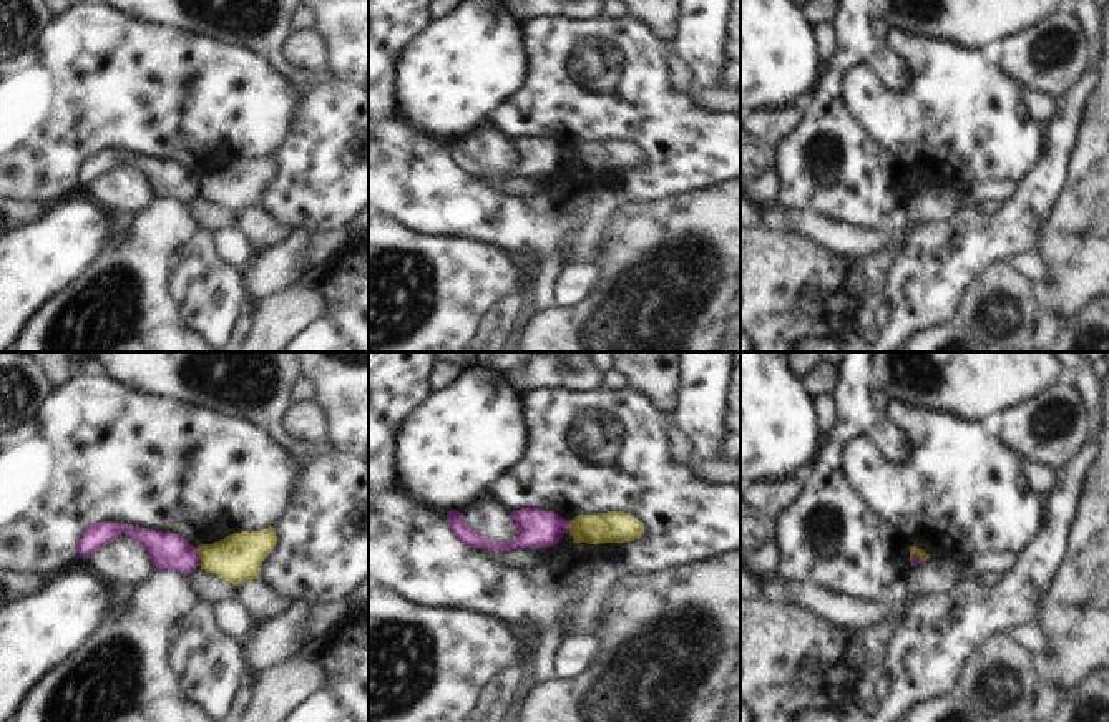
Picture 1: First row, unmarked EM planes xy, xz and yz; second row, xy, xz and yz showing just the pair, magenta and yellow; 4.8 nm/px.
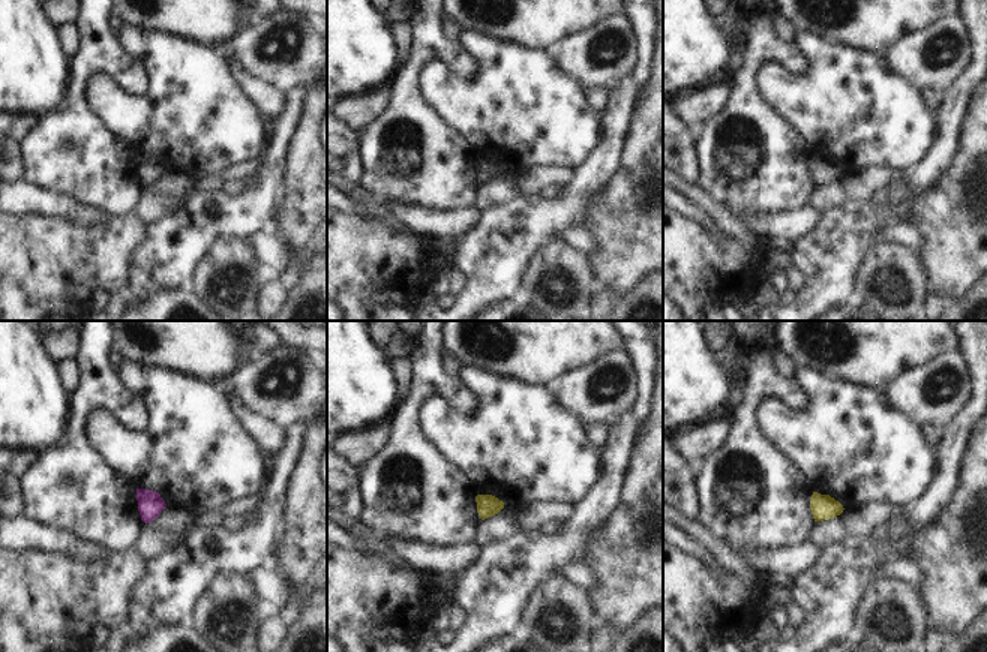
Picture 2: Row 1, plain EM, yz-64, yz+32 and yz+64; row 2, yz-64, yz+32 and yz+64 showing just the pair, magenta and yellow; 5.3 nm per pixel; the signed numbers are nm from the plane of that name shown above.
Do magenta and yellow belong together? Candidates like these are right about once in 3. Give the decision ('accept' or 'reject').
reject

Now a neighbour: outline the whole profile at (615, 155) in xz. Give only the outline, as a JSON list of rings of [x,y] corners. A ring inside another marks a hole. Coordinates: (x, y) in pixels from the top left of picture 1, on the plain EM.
[[[608,139],[576,144],[569,149],[569,163],[578,173],[626,171],[639,168],[644,163],[644,154],[629,141]]]

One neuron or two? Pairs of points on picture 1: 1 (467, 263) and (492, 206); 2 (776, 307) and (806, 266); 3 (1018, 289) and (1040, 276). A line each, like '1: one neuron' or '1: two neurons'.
1: two neurons
2: one neuron
3: two neurons

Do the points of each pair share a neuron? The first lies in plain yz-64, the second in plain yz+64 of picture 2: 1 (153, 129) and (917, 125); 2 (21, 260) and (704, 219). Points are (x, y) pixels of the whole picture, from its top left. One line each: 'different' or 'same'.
1: same
2: different

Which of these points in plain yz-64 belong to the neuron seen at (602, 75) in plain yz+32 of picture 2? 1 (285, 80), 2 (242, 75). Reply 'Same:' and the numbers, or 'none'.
Same: 1

